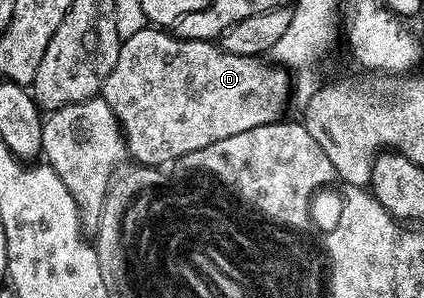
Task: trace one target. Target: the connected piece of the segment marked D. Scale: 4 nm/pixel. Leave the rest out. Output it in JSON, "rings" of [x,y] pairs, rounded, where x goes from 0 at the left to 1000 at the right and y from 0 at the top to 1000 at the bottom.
{"rings":[[[349,84],[283,141],[276,218],[267,218],[248,282],[248,329],[281,409],[297,503],[318,530],[311,537],[328,554],[382,564],[384,547],[410,550],[432,520],[524,463],[656,413],[677,346],[679,242],[658,218],[639,225],[630,228],[599,185],[568,191],[528,171],[505,141],[420,131],[401,101]]]}

